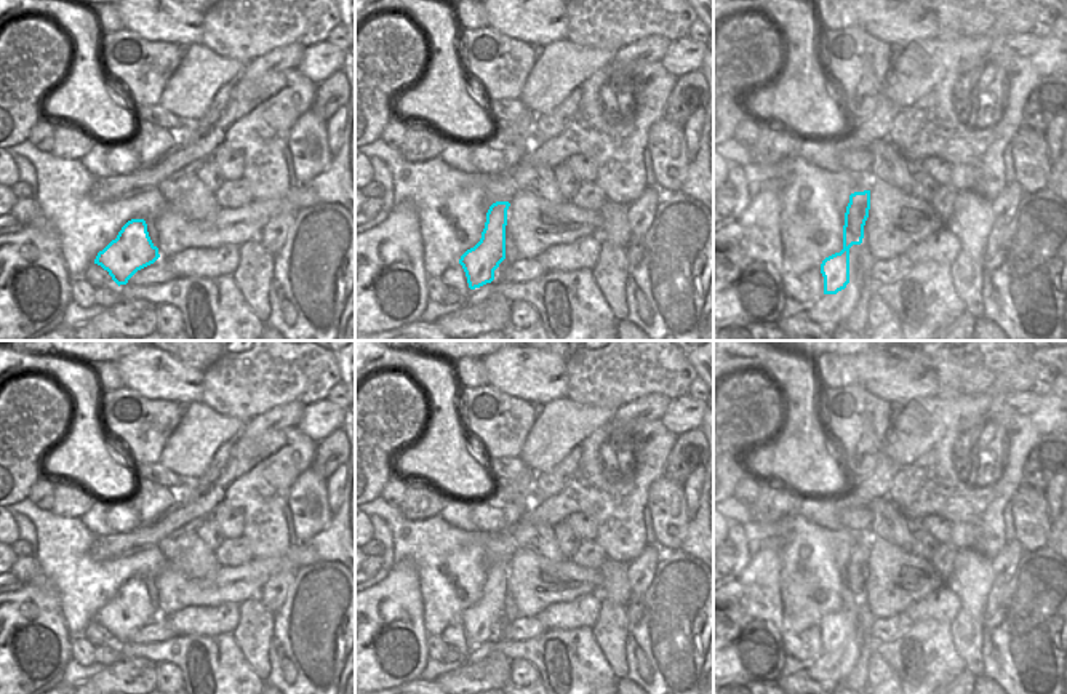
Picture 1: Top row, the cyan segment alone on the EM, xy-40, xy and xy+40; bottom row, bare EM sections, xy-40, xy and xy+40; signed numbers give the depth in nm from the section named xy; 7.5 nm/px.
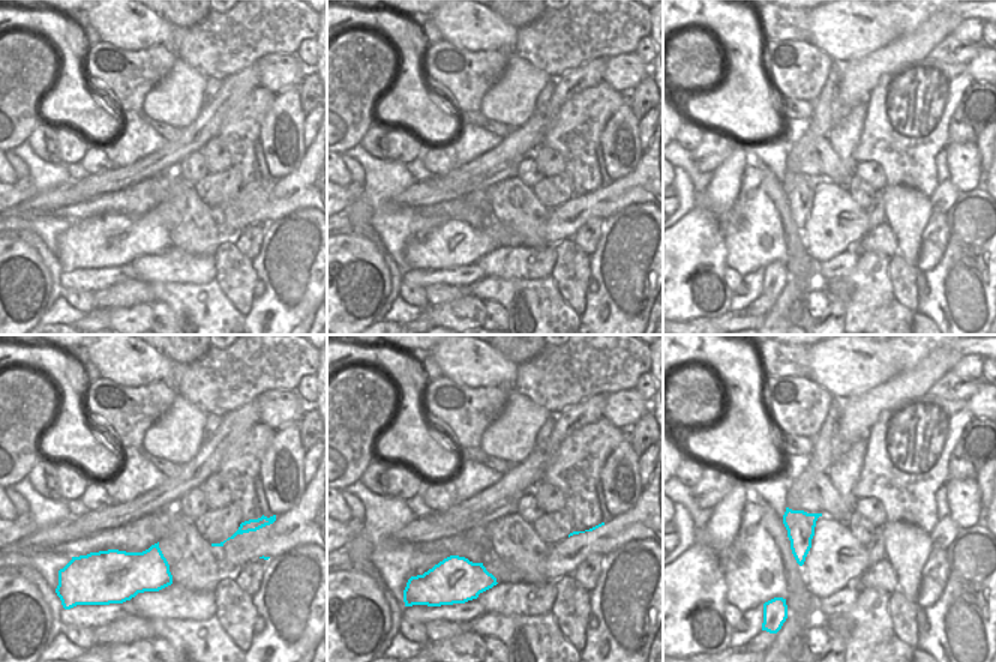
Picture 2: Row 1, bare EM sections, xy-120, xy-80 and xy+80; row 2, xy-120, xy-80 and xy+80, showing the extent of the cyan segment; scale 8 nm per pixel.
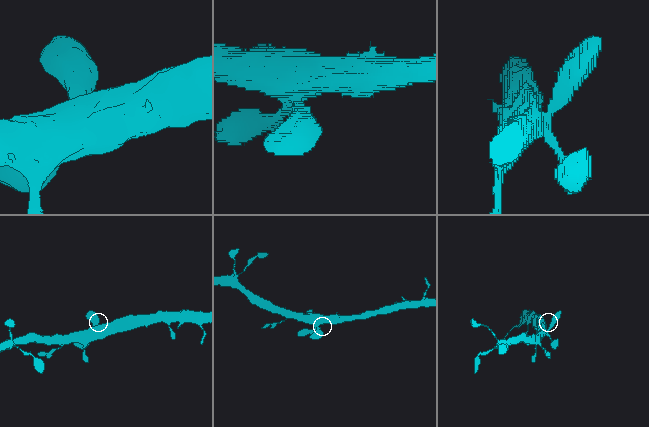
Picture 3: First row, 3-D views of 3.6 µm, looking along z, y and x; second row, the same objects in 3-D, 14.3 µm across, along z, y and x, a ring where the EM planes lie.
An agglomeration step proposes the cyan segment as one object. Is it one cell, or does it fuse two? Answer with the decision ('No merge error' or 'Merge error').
No merge error.

